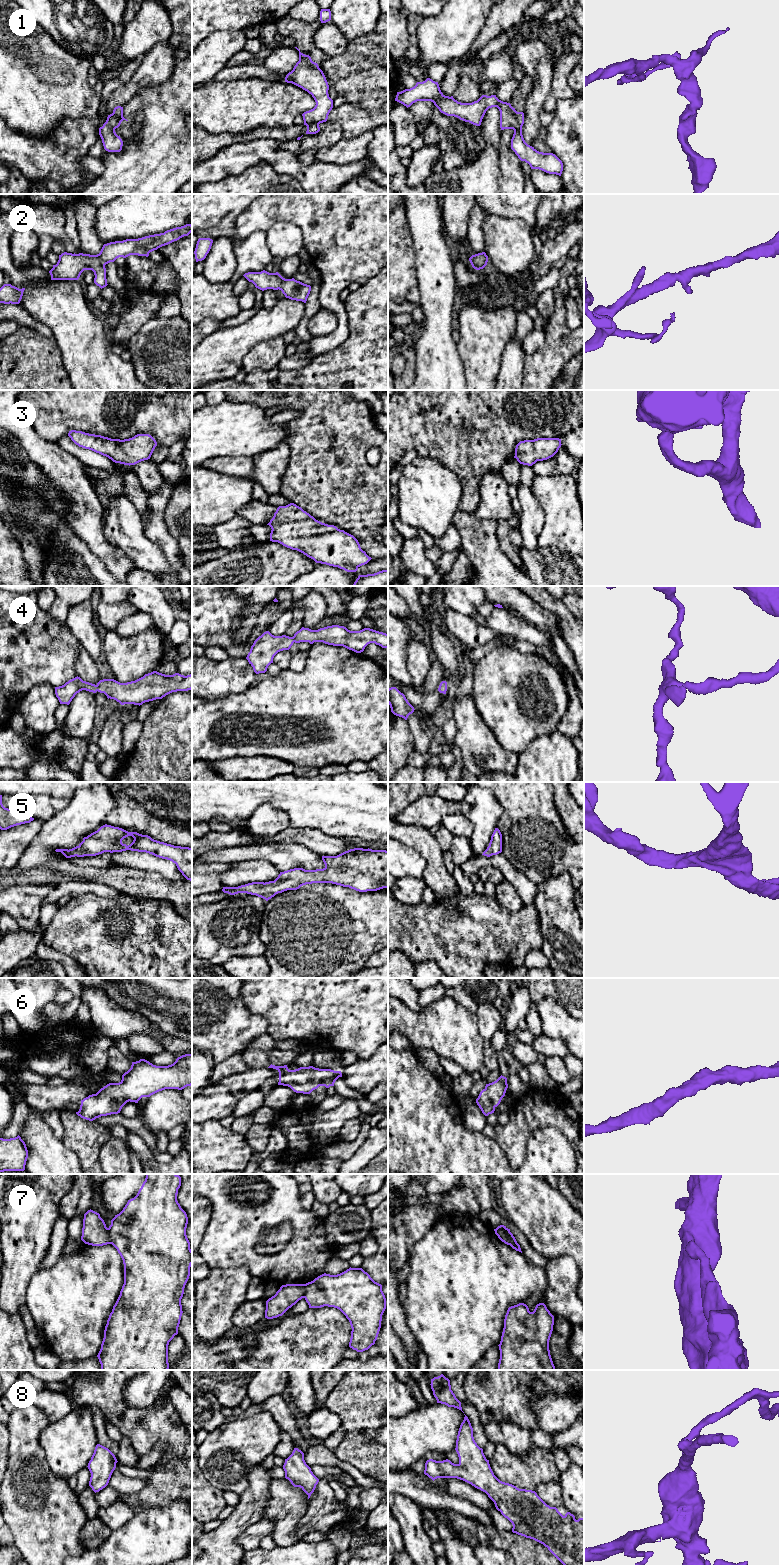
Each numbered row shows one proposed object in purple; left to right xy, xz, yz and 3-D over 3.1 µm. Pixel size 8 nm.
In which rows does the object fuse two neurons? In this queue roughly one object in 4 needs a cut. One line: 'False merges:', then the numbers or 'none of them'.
False merges: 7

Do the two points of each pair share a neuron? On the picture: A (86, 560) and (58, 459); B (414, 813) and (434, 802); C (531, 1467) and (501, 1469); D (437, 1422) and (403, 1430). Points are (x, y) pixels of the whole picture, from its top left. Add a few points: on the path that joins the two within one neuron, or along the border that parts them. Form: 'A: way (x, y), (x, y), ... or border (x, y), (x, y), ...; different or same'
A: border (66, 520), (71, 530), (96, 556); different
B: way (419, 812), (422, 812), (429, 805); same
C: way (524, 1469), (508, 1469); same
D: way (429, 1429), (411, 1430); same

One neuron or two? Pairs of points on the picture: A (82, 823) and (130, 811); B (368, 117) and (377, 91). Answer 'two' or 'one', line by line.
A: two
B: two

